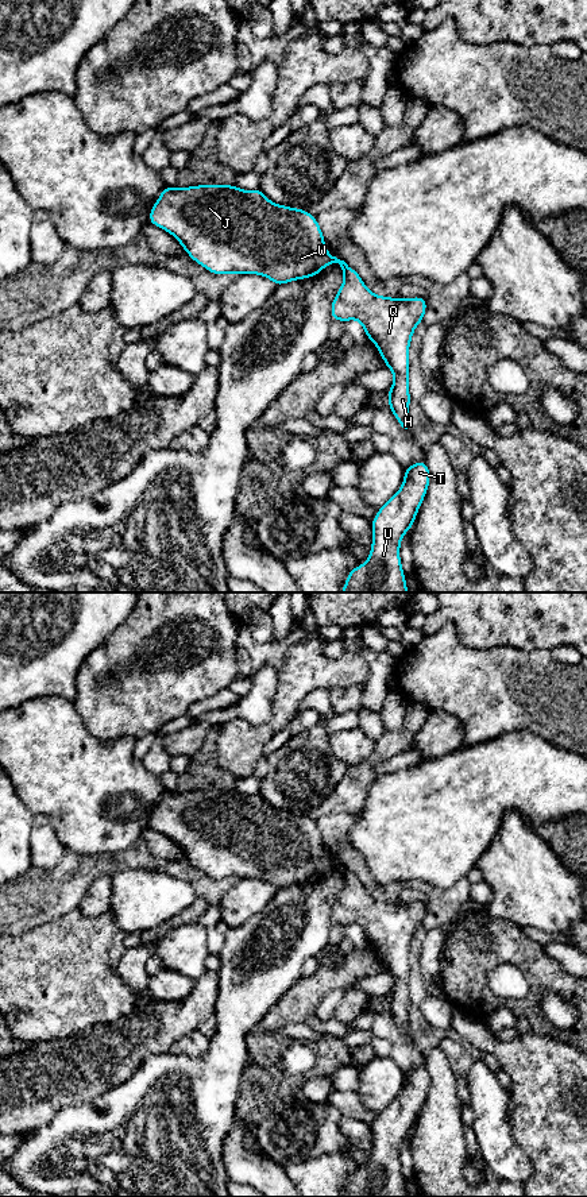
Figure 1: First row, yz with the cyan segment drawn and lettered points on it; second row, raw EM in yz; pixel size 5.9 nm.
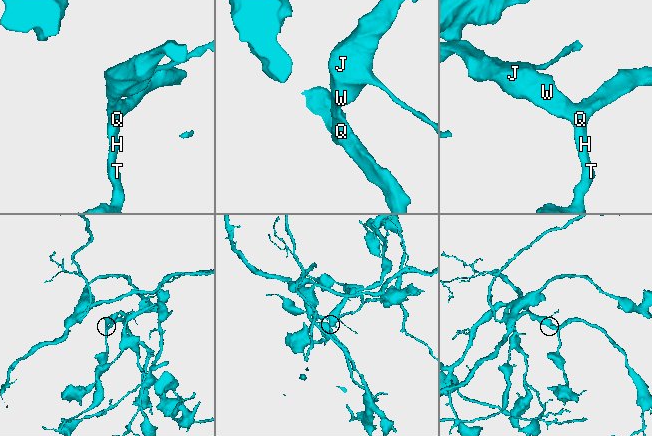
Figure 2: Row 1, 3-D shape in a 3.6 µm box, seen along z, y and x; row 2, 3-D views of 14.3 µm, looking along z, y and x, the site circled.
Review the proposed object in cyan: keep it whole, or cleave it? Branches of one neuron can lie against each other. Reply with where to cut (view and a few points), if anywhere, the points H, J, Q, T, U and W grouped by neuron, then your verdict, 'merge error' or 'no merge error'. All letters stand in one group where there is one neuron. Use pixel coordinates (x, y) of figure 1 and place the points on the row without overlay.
cut none; groups H J Q T U W; no merge error

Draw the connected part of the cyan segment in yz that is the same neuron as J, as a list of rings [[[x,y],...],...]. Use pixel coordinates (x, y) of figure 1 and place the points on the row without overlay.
[[[211,788],[179,794],[165,789],[151,812],[148,827],[173,839],[196,868],[215,880],[258,879],[270,883],[278,892],[296,884],[317,881],[331,868],[339,868],[344,887],[332,904],[331,923],[339,924],[341,928],[347,924],[362,927],[366,942],[376,950],[385,972],[394,977],[393,991],[386,997],[389,1013],[402,1035],[412,1036],[409,951],[413,937],[422,927],[426,916],[426,901],[403,904],[375,900],[367,893],[356,874],[327,856],[323,835],[310,816],[277,810],[259,792],[242,795],[236,789]]]

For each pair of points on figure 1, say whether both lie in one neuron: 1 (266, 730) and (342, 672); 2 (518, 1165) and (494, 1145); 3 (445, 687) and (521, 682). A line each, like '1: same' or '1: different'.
1: same
2: same
3: same

